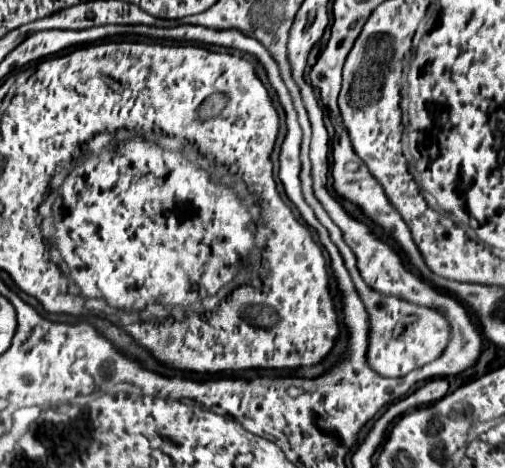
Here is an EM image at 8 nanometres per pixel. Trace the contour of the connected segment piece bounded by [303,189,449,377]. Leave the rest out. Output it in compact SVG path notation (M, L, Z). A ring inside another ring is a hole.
M313 189L309 191L309 197L307 195L303 195L303 197L309 203L309 207L315 211L315 217L319 219L319 223L323 227L327 227L331 241L341 251L345 267L353 279L353 285L355 285L355 289L357 289L367 313L369 313L369 337L367 337L367 363L369 363L369 367L375 373L379 373L381 377L405 377L409 371L423 367L427 363L431 363L433 359L437 359L437 355L441 355L441 349L445 349L445 345L449 341L449 323L433 309L413 305L409 301L389 297L389 295L381 295L381 293L369 289L363 283L363 279L355 267L353 251L345 245L339 227L329 219L329 215L321 207L321 203L315 199Z

